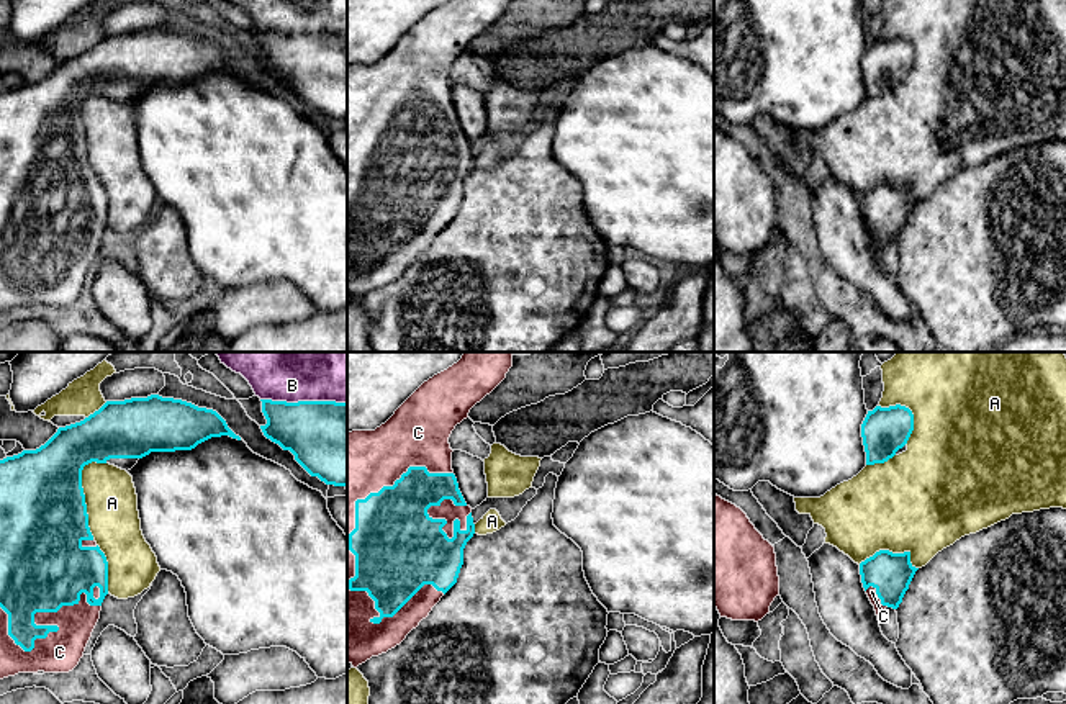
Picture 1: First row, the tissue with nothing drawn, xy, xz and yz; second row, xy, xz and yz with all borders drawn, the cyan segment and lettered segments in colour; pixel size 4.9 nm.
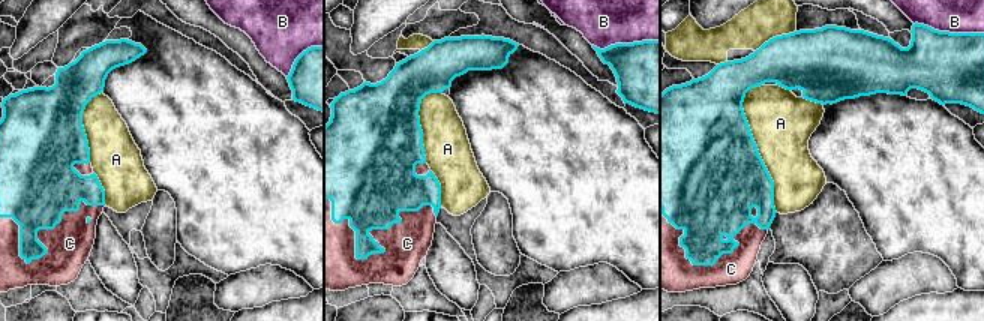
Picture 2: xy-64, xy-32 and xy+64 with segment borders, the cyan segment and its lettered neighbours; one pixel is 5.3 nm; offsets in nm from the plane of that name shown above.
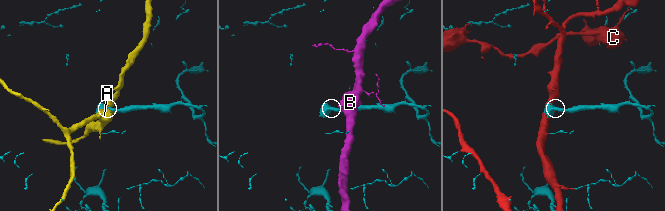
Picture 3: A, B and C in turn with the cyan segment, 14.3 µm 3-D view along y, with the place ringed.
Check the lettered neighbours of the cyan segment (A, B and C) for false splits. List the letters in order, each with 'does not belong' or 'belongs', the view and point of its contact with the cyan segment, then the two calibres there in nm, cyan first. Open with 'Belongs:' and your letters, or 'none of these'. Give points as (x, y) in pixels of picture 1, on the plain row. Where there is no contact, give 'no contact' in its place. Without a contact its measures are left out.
Belongs: C
A: does not belong; meets cyan in xy at (84, 131); 440 nm thick on the cyan side, 260 nm on the other
B: does not belong; meets cyan in xy at (303, 35); 380 nm thick on the cyan side, 180 nm on the other
C: belongs; meets cyan in xz at (356, 154); 440 nm thick on the cyan side, 300 nm on the other

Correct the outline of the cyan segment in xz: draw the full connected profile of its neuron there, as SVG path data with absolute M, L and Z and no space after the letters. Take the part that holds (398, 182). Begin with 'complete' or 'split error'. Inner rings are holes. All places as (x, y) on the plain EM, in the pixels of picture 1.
split error | M449 0L375 64L347 67L347 295L354 301L400 278L457 216L475 157L452 103L449 70L509 2Z

